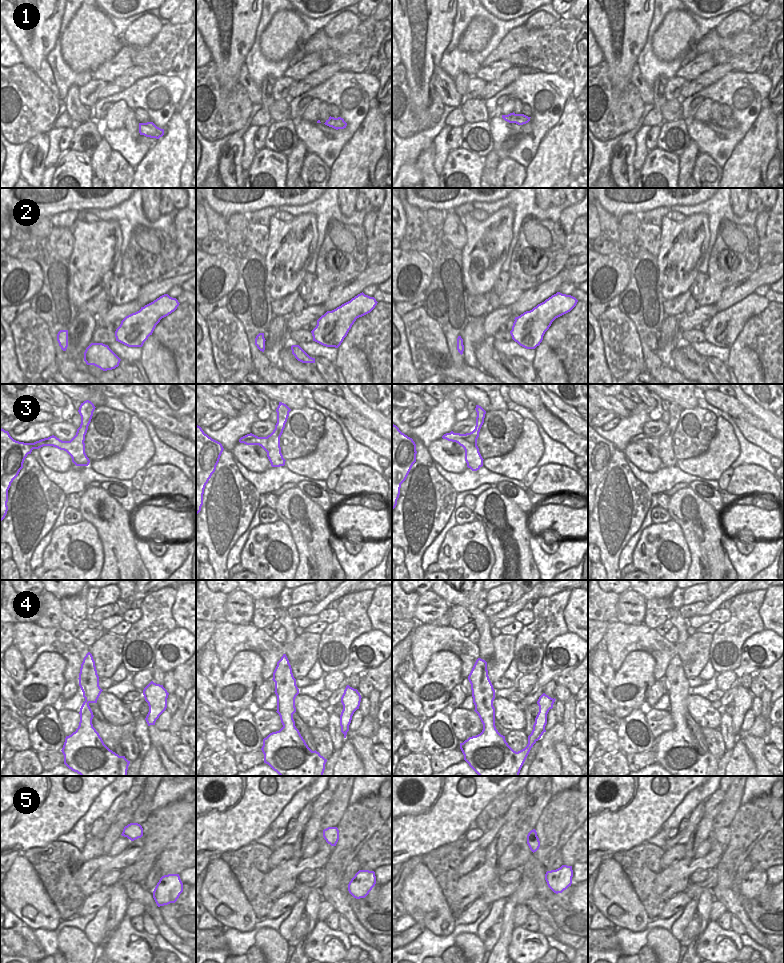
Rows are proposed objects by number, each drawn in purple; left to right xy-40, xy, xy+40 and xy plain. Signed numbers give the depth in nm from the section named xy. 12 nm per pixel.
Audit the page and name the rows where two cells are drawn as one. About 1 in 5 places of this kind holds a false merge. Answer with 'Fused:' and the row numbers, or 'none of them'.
Fused: none of them

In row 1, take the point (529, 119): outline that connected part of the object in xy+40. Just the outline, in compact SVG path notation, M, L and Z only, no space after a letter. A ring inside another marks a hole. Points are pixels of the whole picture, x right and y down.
M513 112L508 115L502 115L502 118L509 123L516 123L518 125L523 125L528 123L531 117L528 117L524 114L515 114Z

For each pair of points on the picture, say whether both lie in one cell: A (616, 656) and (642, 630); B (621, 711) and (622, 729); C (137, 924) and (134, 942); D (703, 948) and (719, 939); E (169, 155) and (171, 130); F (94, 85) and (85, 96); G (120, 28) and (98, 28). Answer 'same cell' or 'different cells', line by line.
A: same cell
B: different cells
C: different cells
D: same cell
E: same cell
F: same cell
G: different cells

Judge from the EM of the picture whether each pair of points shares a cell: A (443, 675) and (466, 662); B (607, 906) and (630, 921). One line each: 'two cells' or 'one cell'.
A: two cells
B: one cell

